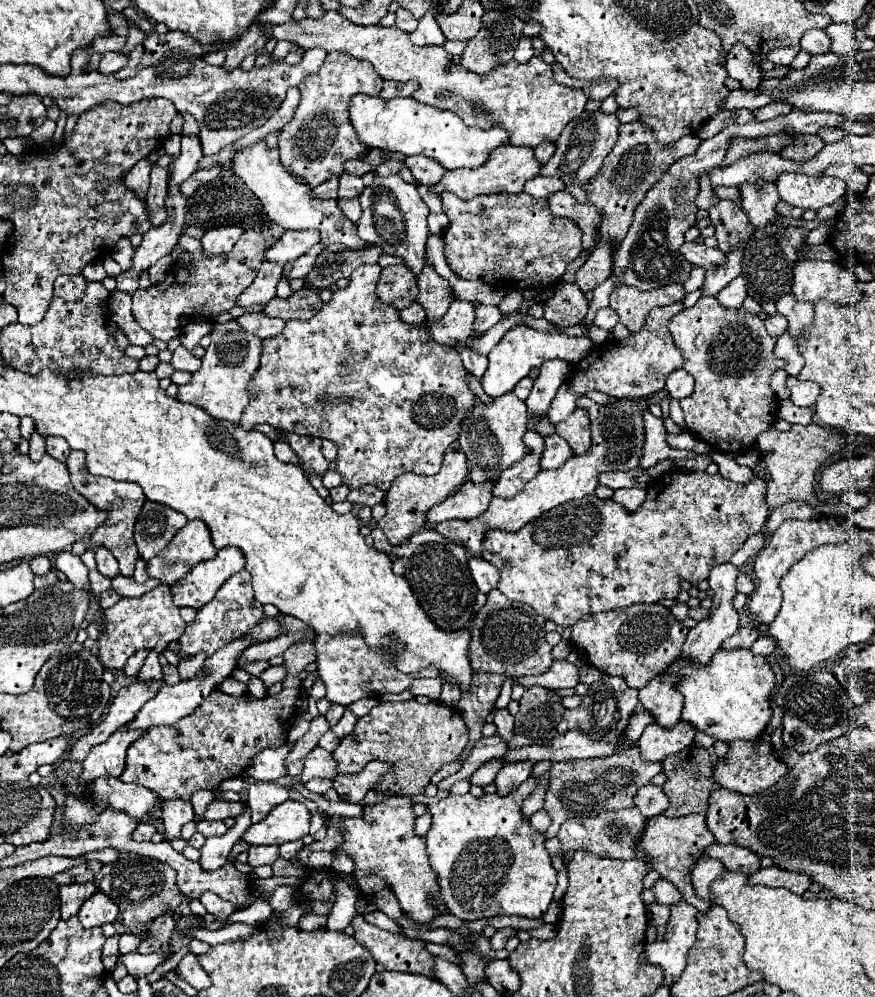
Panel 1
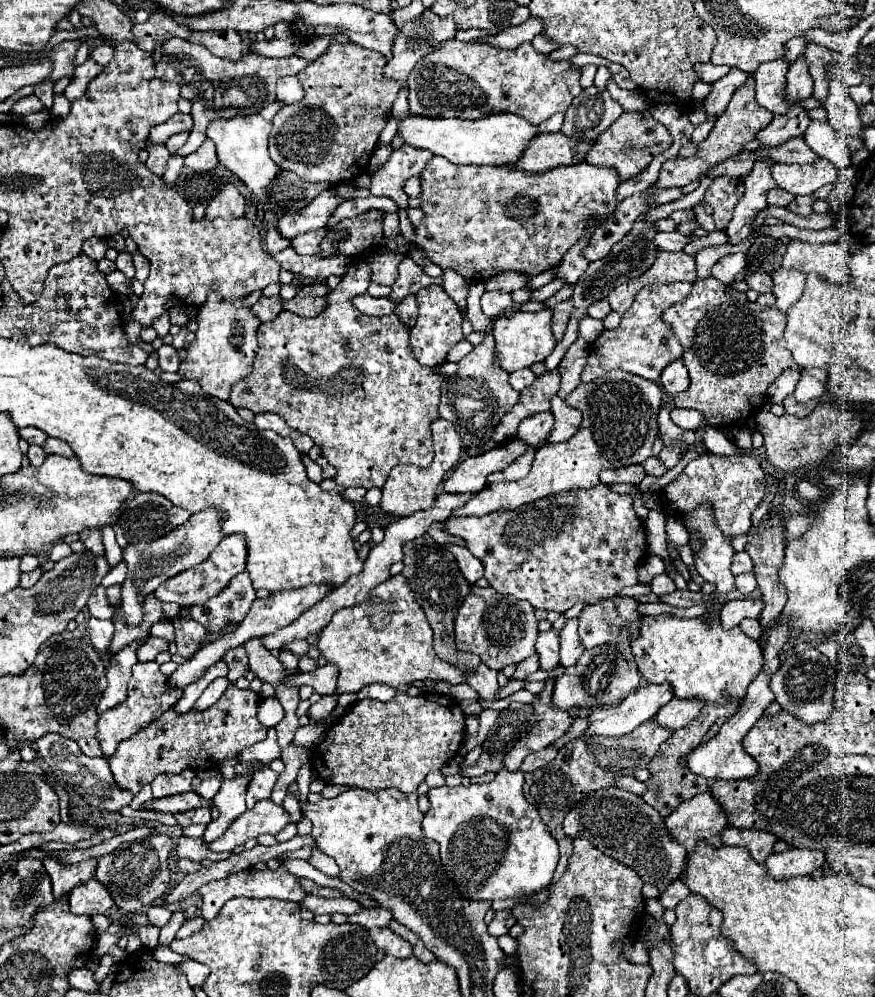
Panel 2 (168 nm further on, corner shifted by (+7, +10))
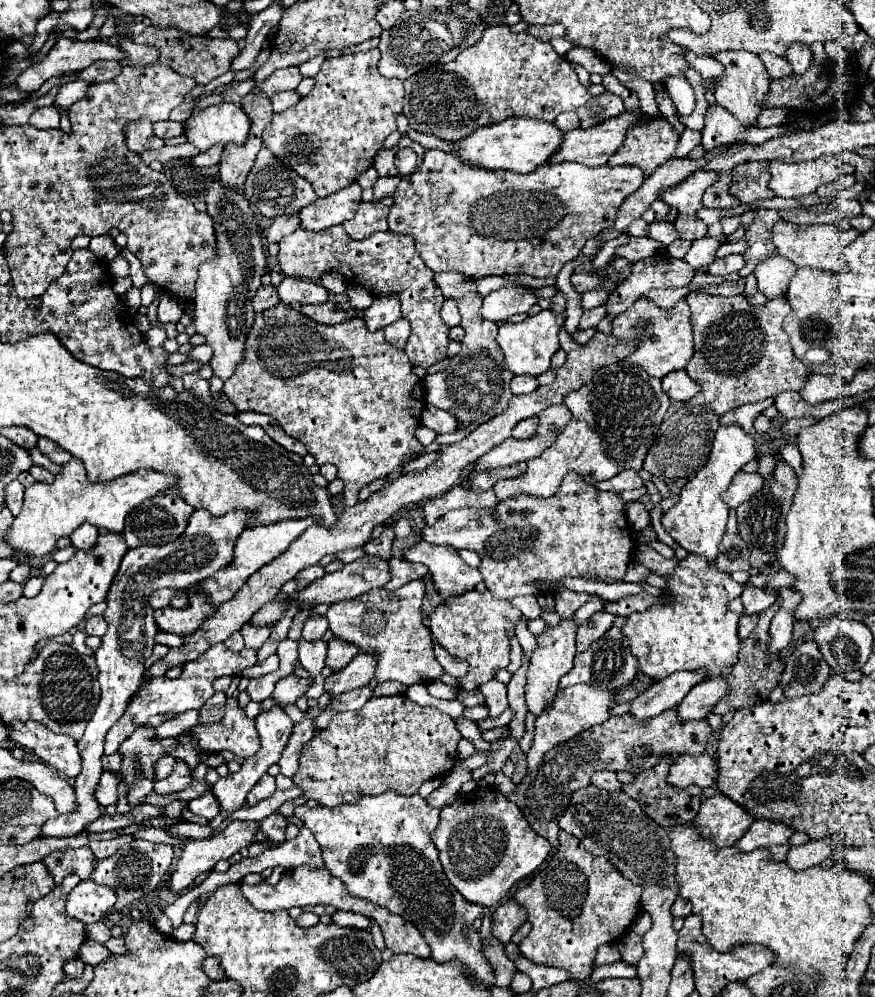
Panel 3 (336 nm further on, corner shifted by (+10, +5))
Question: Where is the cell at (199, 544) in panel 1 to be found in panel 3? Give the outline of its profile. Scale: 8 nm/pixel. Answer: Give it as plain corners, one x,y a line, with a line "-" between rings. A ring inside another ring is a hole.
196,509
180,539
160,547
144,545
144,547
128,549
128,553
124,555
120,569
116,573
116,579
112,581
112,587
106,597
108,609
104,611
104,619
108,621
108,631
102,637
100,649
94,653
102,695
92,719
86,725
84,737
78,741
78,751
82,757
82,773
74,781
76,811
72,811
72,815
58,815
46,821
42,827
42,837
78,835
86,825
90,825
102,815
102,807
96,803
94,791
102,775
100,757
104,751
104,735
120,719
120,715
124,715
126,705
130,697
136,693
140,679
144,675
144,661
152,655
154,635
158,633
158,627
154,621
154,609
148,603
152,591
162,587
186,587
190,583
210,577
214,571
228,565
232,559
234,541
242,533
246,519
248,519
248,513
244,511
230,511
222,517
214,517
210,511

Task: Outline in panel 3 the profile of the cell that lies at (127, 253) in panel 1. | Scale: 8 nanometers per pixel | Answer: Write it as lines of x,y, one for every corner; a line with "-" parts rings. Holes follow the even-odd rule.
118,255
114,261
110,261
110,271
112,271
116,277
128,277
128,261

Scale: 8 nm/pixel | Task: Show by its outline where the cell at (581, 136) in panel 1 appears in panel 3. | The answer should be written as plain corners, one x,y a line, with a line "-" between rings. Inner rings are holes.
602,93
598,97
592,97
584,107
576,109
576,115
580,117
580,127
582,129
590,129
606,119
612,119
620,113
624,113
624,103
618,95
614,93

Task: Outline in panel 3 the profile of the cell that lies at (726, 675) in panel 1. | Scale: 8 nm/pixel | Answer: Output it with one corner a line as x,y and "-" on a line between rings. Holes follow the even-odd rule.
688,555
680,561
676,573
668,577
668,593
674,595
672,603
656,605
652,609
646,609
644,613
632,613
628,615
626,625
622,627
622,633
630,641
630,649
638,659
638,671
652,679
664,679
676,671
706,671
708,679
722,677
730,671
730,667
738,661
740,653
740,637
738,637
738,619
740,615
734,611
728,611
728,601
742,595
742,585
730,579
730,575
722,573
716,565
708,565
700,555

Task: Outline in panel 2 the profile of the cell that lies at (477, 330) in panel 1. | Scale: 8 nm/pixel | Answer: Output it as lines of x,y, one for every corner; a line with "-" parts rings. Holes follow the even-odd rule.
485,292
485,294
481,296
481,308
483,308
483,312
485,312
487,316
491,316
491,318
501,316
503,312
511,310
513,304
515,304
515,302
513,302
511,294
507,294
507,292

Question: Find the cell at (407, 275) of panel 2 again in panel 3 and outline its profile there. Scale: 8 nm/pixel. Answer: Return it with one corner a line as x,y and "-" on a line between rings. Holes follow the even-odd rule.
396,293
374,299
372,307
368,307
368,311
364,311
364,321
368,323
370,331
382,329
400,317
402,317
400,315
400,297

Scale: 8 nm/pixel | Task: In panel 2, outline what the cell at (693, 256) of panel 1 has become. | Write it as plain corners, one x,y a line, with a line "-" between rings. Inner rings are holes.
659,232
659,234
655,234
653,242
655,242
655,246
657,246
659,250
679,252
679,250
683,250
683,246
687,244
689,238
691,238
691,236
685,236
685,234
681,234
681,232

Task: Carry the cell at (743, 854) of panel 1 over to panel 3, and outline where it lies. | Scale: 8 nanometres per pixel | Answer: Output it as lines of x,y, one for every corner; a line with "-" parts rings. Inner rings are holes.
754,821
748,831
736,841
736,849
740,851
752,851
752,849
768,849
770,859
774,863
784,861
786,853
790,849
788,839
792,835
792,829
788,829
782,823
772,823
772,821

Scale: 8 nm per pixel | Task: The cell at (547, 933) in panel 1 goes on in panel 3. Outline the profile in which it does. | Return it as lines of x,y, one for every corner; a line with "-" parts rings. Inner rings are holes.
506,901
506,903
498,905
498,909
494,911
490,933
502,945
506,945
524,921
526,921
526,911
522,907
518,907
516,901

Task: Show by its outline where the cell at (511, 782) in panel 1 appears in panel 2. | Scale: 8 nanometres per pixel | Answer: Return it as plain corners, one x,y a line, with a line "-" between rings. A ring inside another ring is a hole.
549,676
545,680
545,688
531,702
531,706
535,710
535,716
537,716
535,724
529,728
527,736
521,738
511,748
511,752
505,756
505,768
507,770
511,770
511,772
519,770
525,756
529,756
531,752
543,750
545,746
551,746
573,724
573,720
569,718
569,714
565,710
553,706
553,700
551,700
553,686
555,686
555,676

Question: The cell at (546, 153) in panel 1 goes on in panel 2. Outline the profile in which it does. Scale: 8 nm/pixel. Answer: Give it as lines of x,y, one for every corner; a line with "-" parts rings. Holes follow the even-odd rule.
559,112
559,114
555,114
555,116
551,116
551,118
547,118
543,124
539,124
539,132
541,134
545,134
545,132
559,132
561,130
561,126
563,126
563,114

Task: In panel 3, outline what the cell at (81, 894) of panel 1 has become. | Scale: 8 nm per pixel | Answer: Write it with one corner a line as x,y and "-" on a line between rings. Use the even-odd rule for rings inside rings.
88,847
56,851
44,859
44,865
54,877
54,883
60,883
64,877
72,873
84,881
84,879
90,879
94,871
94,853

